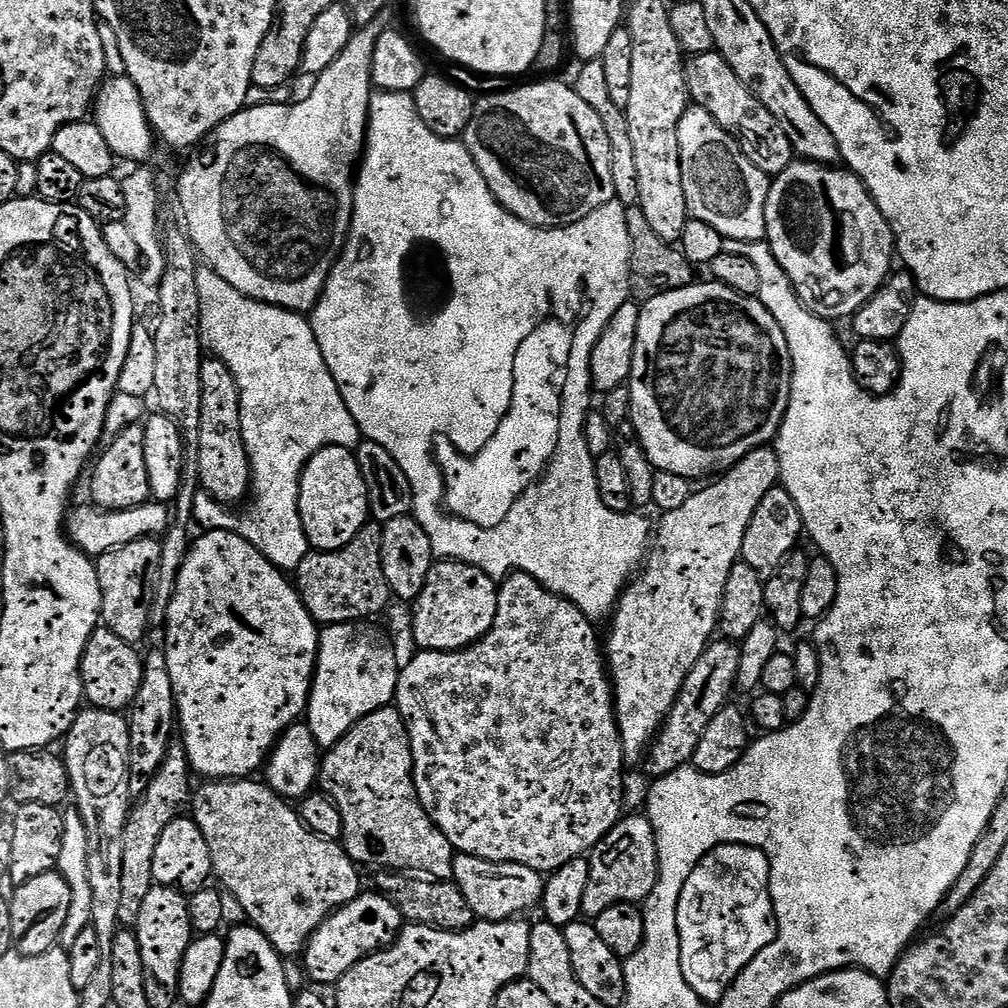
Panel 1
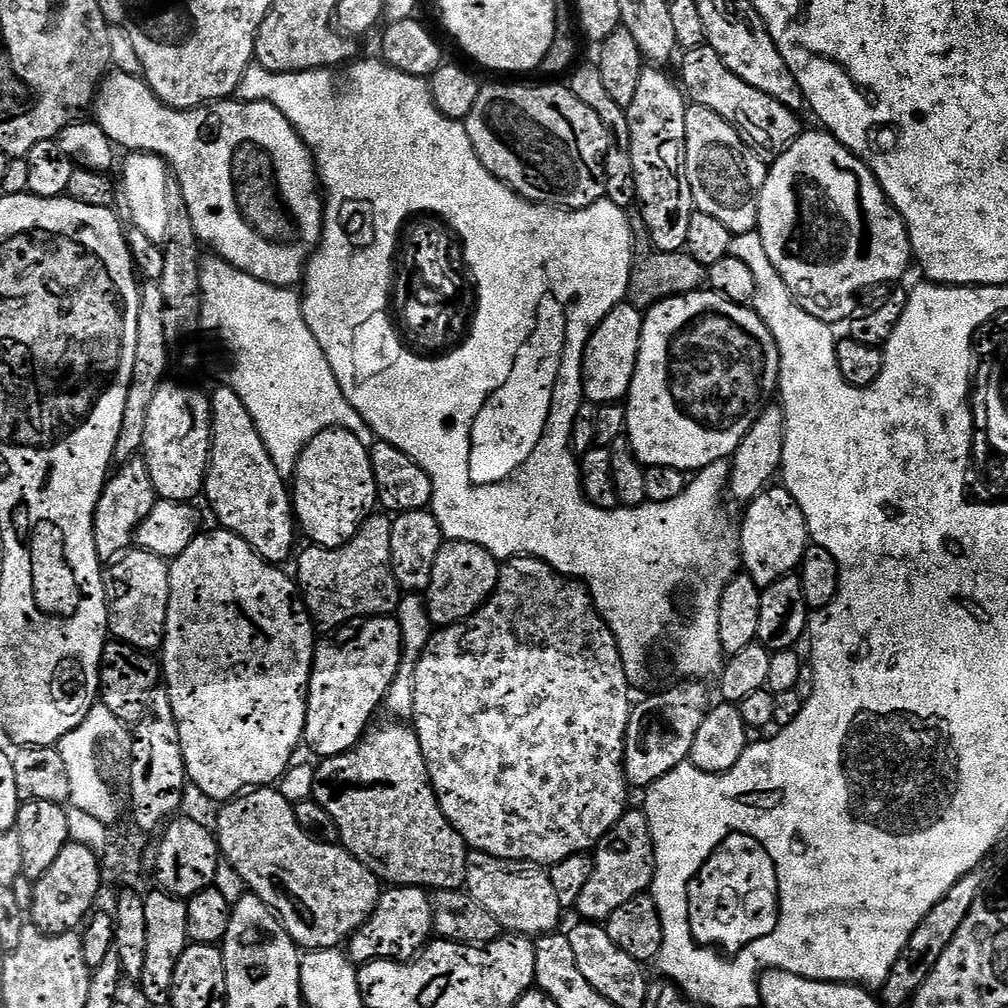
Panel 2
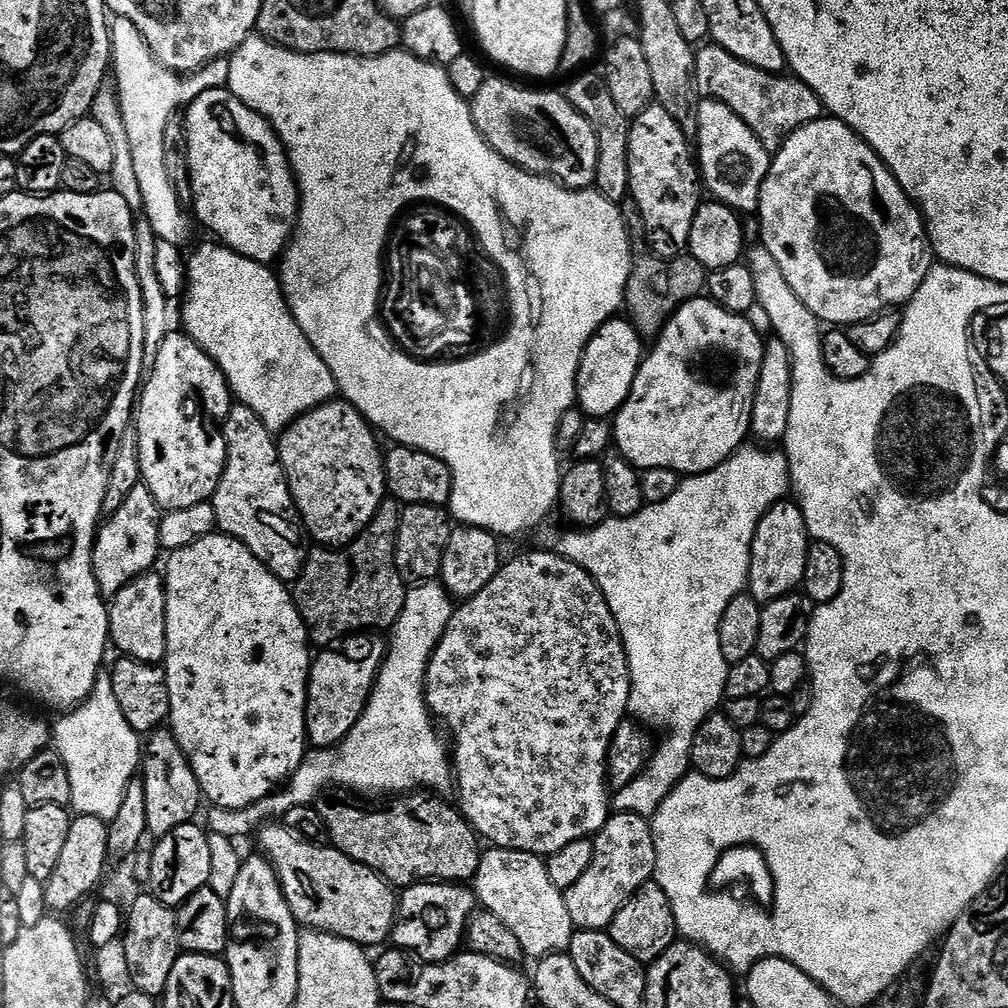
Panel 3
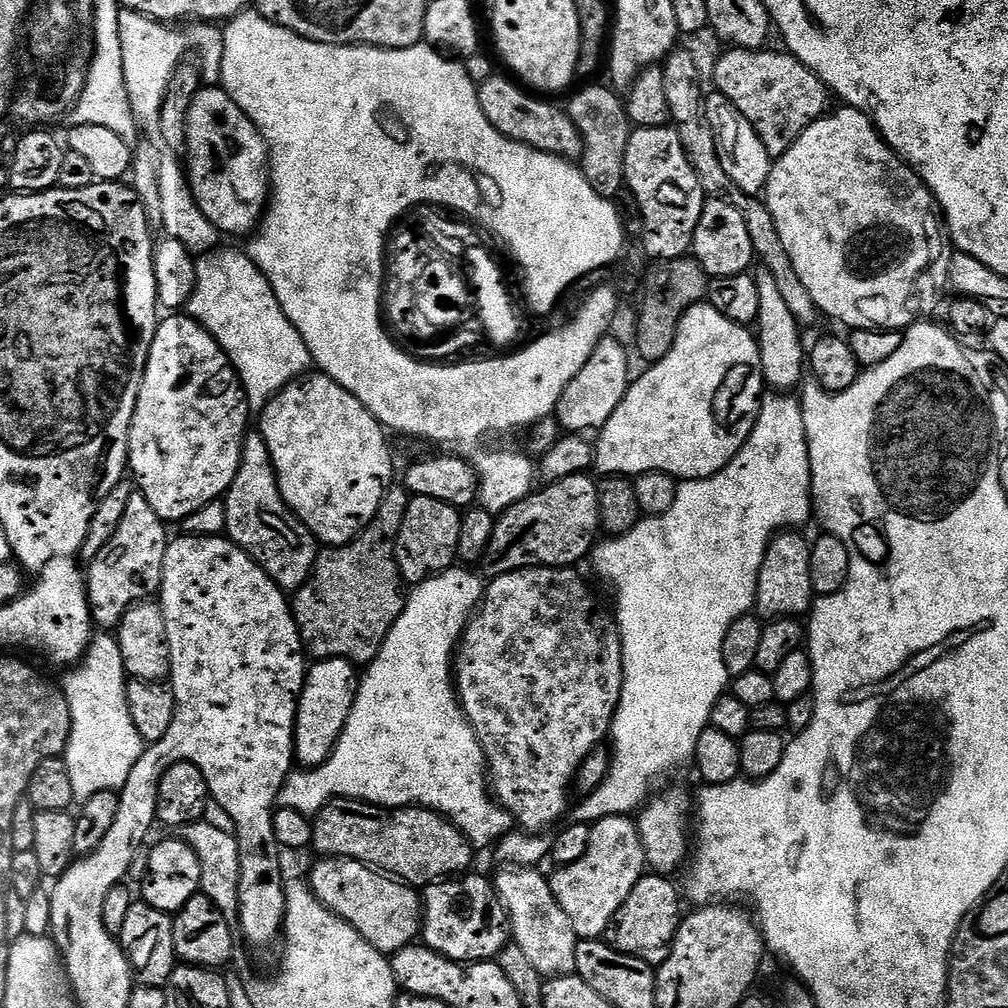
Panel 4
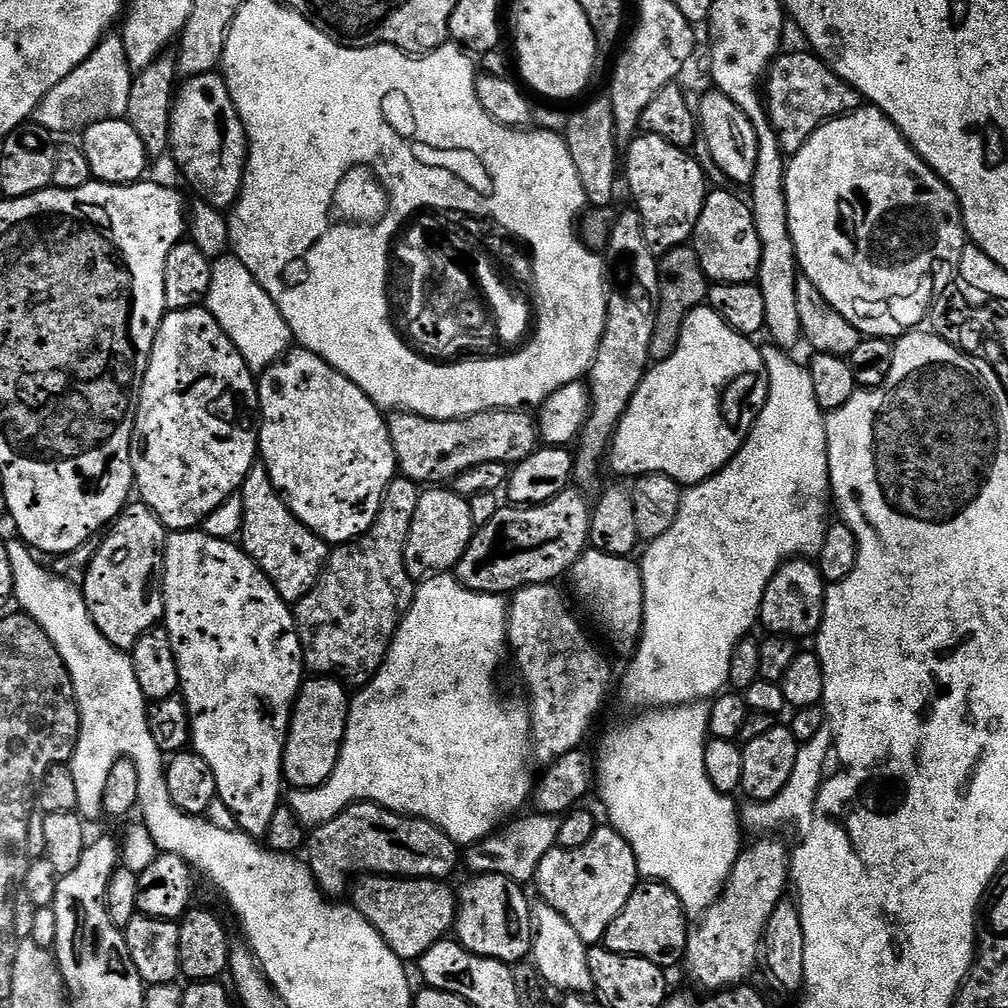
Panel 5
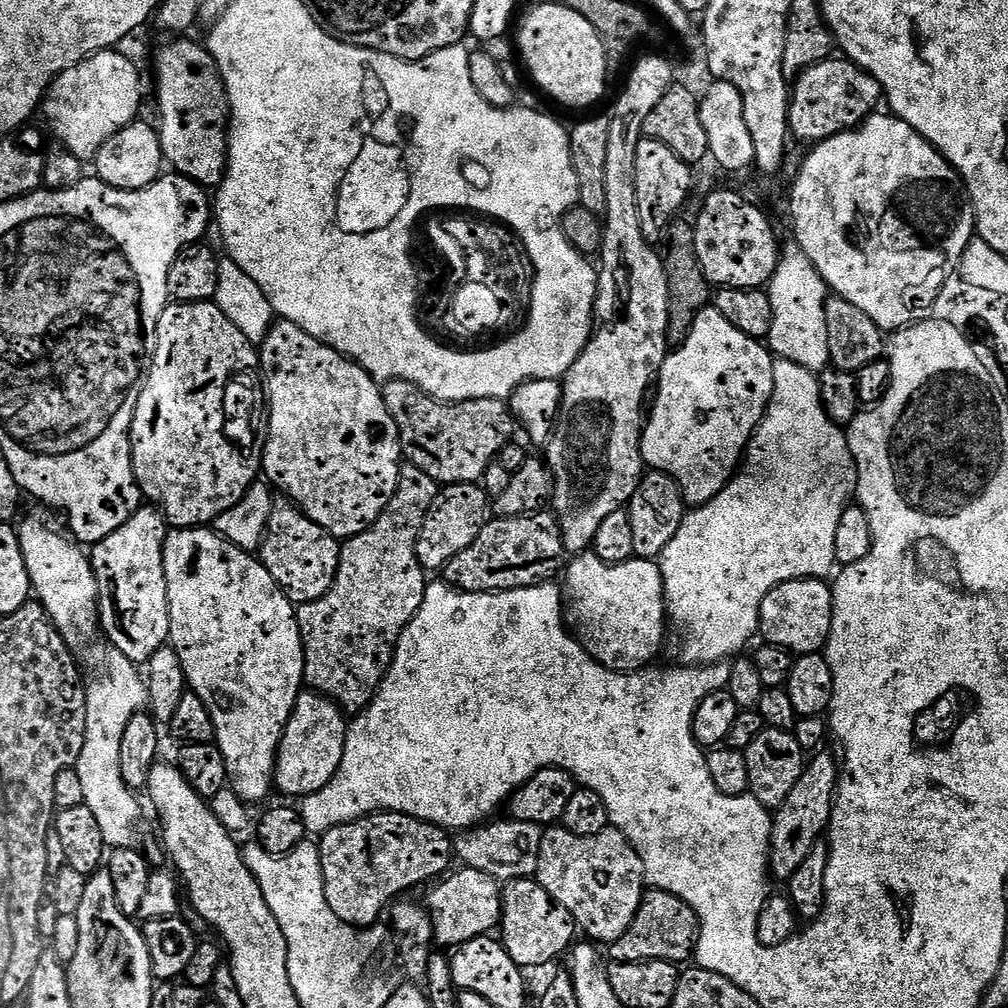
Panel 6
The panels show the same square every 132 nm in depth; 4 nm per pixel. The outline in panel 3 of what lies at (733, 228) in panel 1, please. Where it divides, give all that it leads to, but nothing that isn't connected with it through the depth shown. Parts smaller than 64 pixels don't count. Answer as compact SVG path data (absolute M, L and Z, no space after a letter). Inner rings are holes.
M701 99L698 110L698 126L695 139L700 140L700 152L698 148L698 171L702 177L703 187L706 189L713 201L725 204L737 214L744 212L755 213L760 207L760 187L764 184L764 179L768 173L768 167L772 164L772 156L768 149L762 146L762 142L752 133L750 126L734 114L726 105L717 100Z

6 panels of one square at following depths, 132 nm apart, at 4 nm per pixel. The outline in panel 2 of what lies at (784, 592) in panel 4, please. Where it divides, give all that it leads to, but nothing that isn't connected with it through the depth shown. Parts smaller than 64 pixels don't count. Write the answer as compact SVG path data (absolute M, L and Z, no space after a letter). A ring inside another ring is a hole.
M769 486L747 501L744 521L738 524L740 563L743 571L762 590L778 578L793 575L810 546L806 518L798 510L798 502L782 486Z

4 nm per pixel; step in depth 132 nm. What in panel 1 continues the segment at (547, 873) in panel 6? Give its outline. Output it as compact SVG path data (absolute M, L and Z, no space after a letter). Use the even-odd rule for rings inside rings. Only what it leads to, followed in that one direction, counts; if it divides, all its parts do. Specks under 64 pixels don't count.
M625 815L590 853L590 882L586 898L582 898L583 915L595 918L615 904L634 904L647 901L660 873L660 855L656 849L656 831L647 815Z

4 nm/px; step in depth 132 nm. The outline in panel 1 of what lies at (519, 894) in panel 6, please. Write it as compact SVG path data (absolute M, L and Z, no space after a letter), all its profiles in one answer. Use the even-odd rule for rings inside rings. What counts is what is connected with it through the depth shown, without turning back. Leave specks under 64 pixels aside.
M365 891L346 906L331 912L308 940L308 946L302 953L302 961L304 960L304 968L314 983L335 986L355 964L375 952L392 947L405 927L405 918L395 902L379 891L371 891Z

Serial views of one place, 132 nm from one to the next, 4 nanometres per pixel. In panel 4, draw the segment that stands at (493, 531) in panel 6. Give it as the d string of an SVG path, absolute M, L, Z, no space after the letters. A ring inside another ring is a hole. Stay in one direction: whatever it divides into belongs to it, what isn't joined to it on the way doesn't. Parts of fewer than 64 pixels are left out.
M579 472L570 478L562 478L562 482L541 487L532 495L522 498L514 506L496 516L494 534L490 534L490 542L484 551L482 561L483 575L491 578L501 576L523 568L571 568L579 565L579 560L591 553L597 543L600 526L600 507L598 494L600 489L597 481L591 480L591 475Z

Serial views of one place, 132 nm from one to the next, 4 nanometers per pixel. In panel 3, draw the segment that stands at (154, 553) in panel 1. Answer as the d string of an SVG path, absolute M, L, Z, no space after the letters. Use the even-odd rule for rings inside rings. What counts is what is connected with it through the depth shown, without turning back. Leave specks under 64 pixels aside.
M159 571L144 572L138 578L134 578L118 594L111 597L110 607L108 609L108 634L110 644L113 649L120 651L121 657L147 664L163 665L164 655L168 653L166 646L166 580L163 575L159 576Z

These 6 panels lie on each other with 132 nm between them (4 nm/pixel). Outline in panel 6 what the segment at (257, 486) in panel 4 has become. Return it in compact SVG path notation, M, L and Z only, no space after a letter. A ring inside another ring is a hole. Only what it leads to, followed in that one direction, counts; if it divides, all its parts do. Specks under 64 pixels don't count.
M276 502L272 505L268 529L264 531L264 540L258 549L258 559L266 566L266 570L270 570L270 578L274 578L276 585L282 589L286 598L291 600L293 605L309 604L322 598L322 594L326 594L326 590L330 590L330 586L338 574L341 541L337 537L330 536L327 530L318 526L309 516L304 515L295 504L283 503Z

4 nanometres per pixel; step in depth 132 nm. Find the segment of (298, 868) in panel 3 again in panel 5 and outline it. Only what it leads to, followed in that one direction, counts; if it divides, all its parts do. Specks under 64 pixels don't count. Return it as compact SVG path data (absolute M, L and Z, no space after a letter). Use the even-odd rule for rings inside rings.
M364 874L355 884L351 889L352 907L360 911L362 918L366 918L366 922L370 922L378 934L382 934L386 946L390 946L390 950L394 950L394 954L398 954L402 961L419 961L420 956L430 950L430 946L453 931L458 896L444 885L447 883L439 879Z

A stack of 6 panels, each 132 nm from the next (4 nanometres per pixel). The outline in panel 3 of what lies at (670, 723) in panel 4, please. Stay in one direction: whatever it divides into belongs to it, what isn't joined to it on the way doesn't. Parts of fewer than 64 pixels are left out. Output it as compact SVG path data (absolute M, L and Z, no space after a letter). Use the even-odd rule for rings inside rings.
M742 446L739 448L730 459L722 462L720 467L715 468L711 474L684 476L680 481L678 490L674 490L674 494L670 494L670 498L666 498L666 502L649 504L641 512L633 516L621 516L617 520L612 518L603 520L598 526L587 530L571 530L572 532L566 533L560 540L558 552L570 562L582 566L582 570L586 570L596 579L596 585L600 587L606 602L610 606L610 614L614 614L614 622L618 626L620 637L626 650L628 673L632 676L628 712L639 723L649 729L657 730L656 728L661 728L662 731L668 732L664 736L664 741L661 744L659 741L655 745L652 761L645 766L642 774L638 774L638 778L634 778L634 782L630 782L630 786L626 786L611 797L610 804L616 812L629 812L645 818L650 818L656 813L658 806L662 806L662 802L670 794L670 790L674 790L674 786L678 786L678 782L682 782L682 778L689 775L692 768L694 734L698 734L698 726L702 726L705 718L713 715L721 707L722 701L725 699L724 687L726 686L730 665L726 662L726 658L722 658L722 646L718 646L718 626L722 622L722 614L726 614L726 606L730 606L730 602L734 602L734 598L741 595L748 587L752 543L754 542L754 534L758 530L758 522L762 522L764 515L774 505L785 499L792 488L788 458L783 451L773 450L768 446L748 447Z

